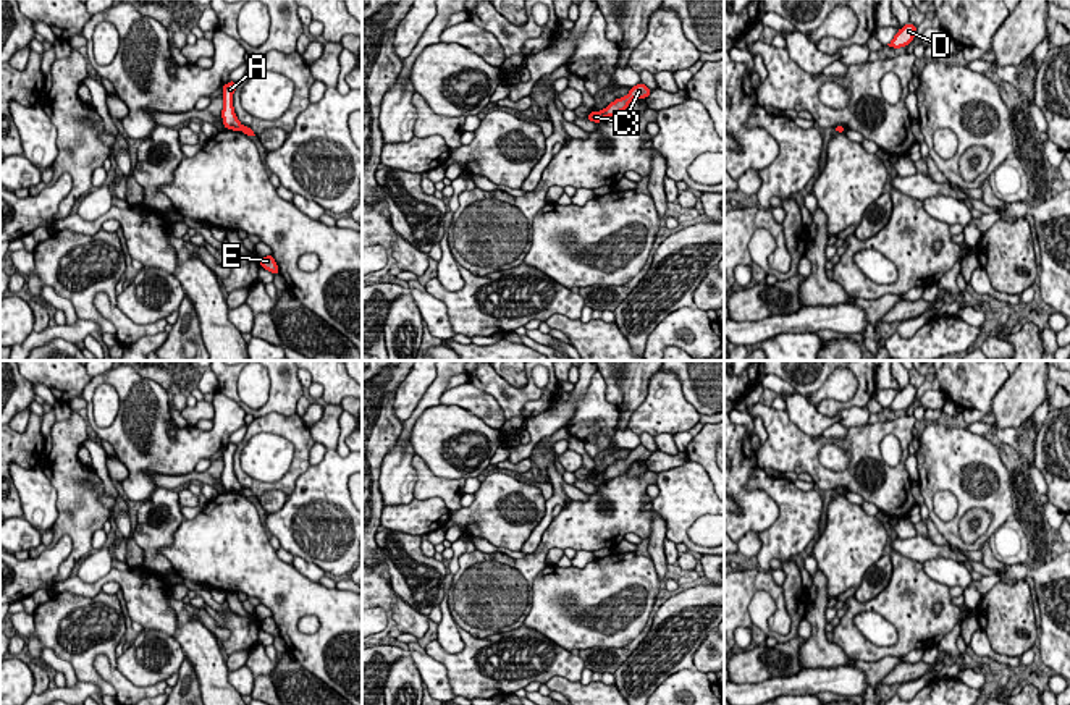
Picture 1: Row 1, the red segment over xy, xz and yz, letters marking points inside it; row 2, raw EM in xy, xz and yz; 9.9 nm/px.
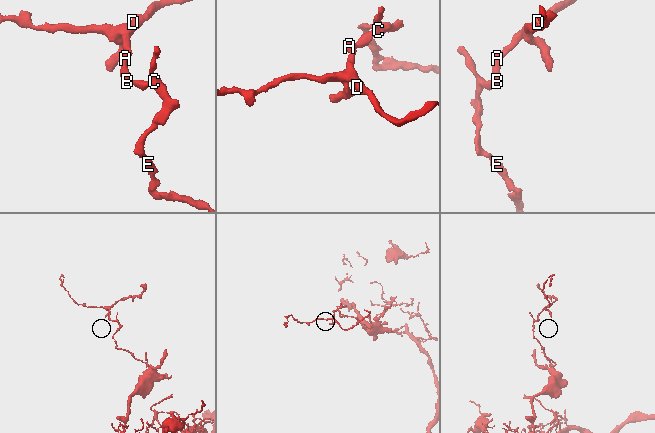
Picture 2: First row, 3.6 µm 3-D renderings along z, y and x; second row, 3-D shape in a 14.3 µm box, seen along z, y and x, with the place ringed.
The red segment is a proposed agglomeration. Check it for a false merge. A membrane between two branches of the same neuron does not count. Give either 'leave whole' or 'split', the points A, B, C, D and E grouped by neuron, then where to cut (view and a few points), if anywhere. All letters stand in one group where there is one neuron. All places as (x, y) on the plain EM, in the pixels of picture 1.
split; A B D / C E; cut in xz along (602, 472), (605, 479)

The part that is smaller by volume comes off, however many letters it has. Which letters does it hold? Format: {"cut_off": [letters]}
{"cut_off": ["A", "B", "D"]}

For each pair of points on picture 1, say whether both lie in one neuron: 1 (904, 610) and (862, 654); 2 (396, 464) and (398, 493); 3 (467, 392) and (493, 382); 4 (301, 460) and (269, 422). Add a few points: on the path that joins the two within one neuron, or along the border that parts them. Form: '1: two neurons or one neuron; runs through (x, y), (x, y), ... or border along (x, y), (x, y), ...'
1: one neuron; runs through (904, 628), (904, 641), (894, 650), (880, 652)
2: one neuron; runs through (396, 471), (396, 487)
3: two neurons; border along (469, 380), (487, 392), (503, 414)
4: one neuron; runs through (301, 448), (301, 443), (280, 424)

